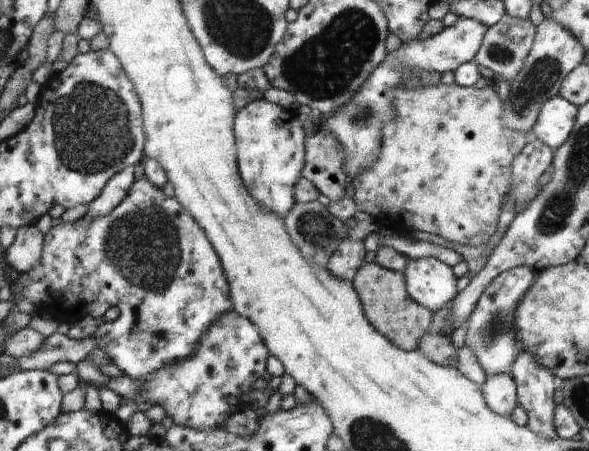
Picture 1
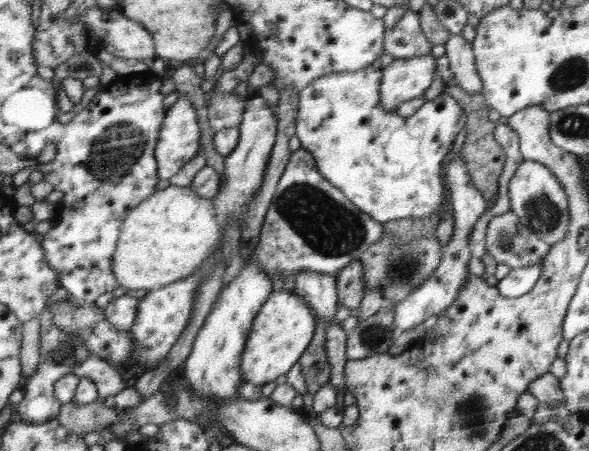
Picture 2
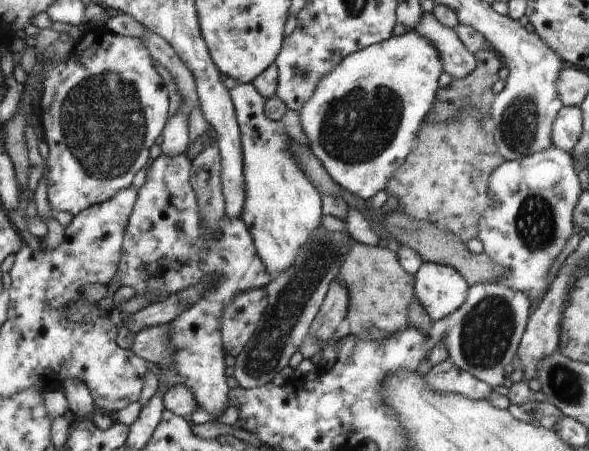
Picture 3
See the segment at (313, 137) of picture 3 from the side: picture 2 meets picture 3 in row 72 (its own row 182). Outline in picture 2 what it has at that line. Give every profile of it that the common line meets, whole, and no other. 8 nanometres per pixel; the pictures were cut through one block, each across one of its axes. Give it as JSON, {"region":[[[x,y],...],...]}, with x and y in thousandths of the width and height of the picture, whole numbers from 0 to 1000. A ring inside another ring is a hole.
{"region":[[[628,146],[613,151],[610,157],[601,160],[576,160],[550,166],[523,186],[520,195],[514,195],[514,200],[508,204],[508,237],[501,275],[501,299],[511,315],[511,328],[521,330],[523,337],[531,339],[535,364],[538,366],[542,381],[547,384],[557,401],[562,401],[564,408],[570,410],[570,417],[581,419],[584,430],[589,432],[591,443],[599,446],[611,463],[615,463],[616,470],[635,481],[638,490],[645,490],[645,494],[664,494],[664,490],[676,490],[681,486],[699,486],[699,481],[739,477],[737,470],[747,470],[747,475],[750,475],[754,461],[750,461],[747,368],[750,368],[754,346],[762,341],[764,328],[767,328],[767,319],[771,319],[771,310],[774,310],[774,297],[788,284],[793,253],[784,248],[784,239],[778,235],[778,226],[774,226],[774,222],[756,202],[733,222],[723,222],[722,228],[693,262],[676,257],[671,248],[659,248],[647,231],[649,177],[650,153]]]}

